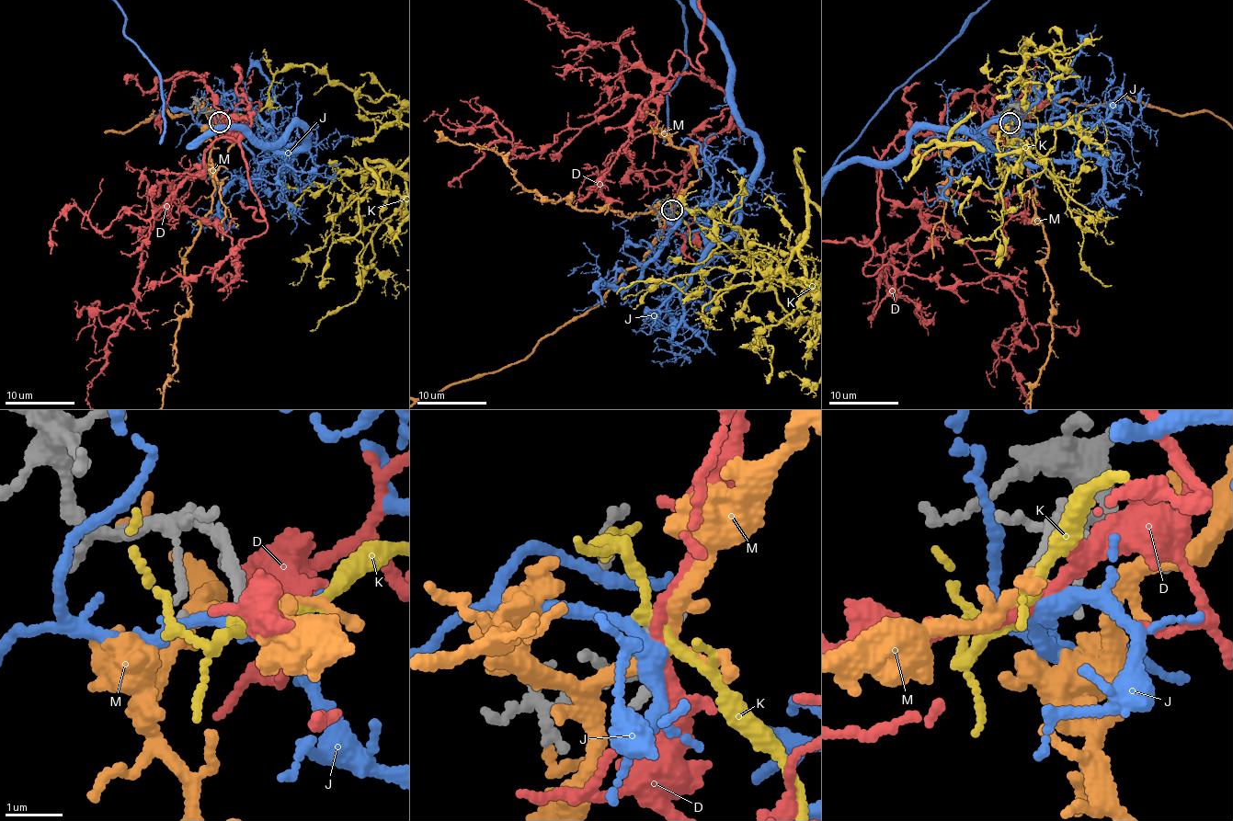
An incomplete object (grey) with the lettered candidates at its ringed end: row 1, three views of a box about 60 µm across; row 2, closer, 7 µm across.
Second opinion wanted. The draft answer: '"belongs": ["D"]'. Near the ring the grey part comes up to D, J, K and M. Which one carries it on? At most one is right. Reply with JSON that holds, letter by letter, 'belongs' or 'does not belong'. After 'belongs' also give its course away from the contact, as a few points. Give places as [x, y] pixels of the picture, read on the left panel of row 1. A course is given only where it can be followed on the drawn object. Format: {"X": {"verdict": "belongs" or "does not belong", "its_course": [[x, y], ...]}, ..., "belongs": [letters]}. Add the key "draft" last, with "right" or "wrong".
{"D": {"verdict": "belongs"}, "J": {"verdict": "does not belong"}, "K": {"verdict": "does not belong"}, "M": {"verdict": "does not belong"}, "belongs": ["D"], "draft": "right"}

